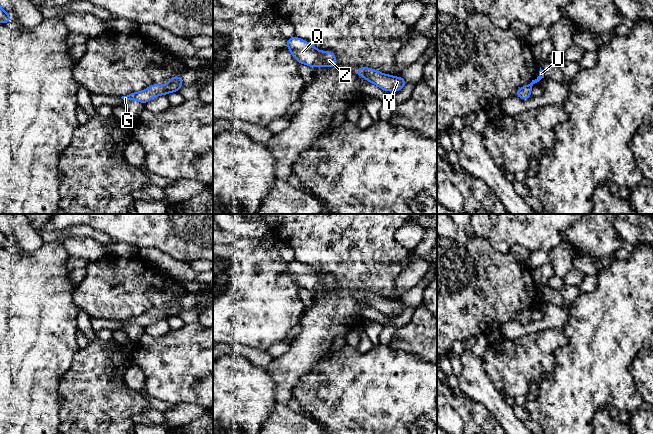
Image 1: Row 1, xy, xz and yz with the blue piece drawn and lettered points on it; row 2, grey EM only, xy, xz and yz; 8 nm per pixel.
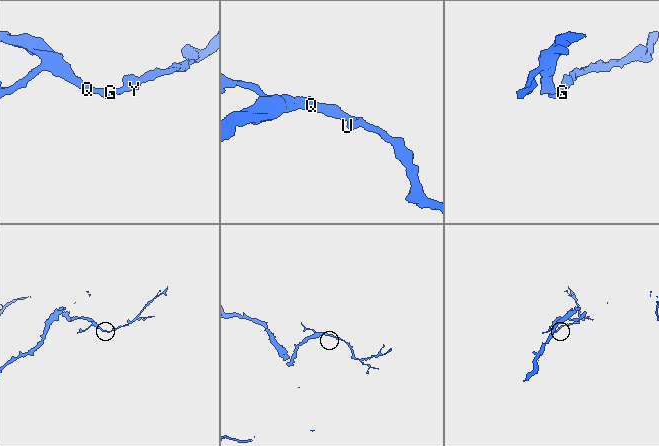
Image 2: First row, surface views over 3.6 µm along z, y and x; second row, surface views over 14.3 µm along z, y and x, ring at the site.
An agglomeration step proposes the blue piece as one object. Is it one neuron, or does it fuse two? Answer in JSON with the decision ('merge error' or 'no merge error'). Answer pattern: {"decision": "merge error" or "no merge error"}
{"decision": "no merge error"}

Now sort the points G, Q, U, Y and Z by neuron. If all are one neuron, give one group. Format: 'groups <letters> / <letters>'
groups G Q U Y Z

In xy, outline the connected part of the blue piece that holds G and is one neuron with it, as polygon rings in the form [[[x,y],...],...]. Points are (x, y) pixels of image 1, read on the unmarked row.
[[[173,300],[170,302],[169,306],[166,309],[157,309],[152,308],[148,313],[134,316],[126,320],[122,320],[121,322],[124,326],[128,324],[137,324],[143,328],[150,325],[153,321],[160,319],[167,319],[171,316],[179,316],[182,311],[182,303],[181,300]]]

